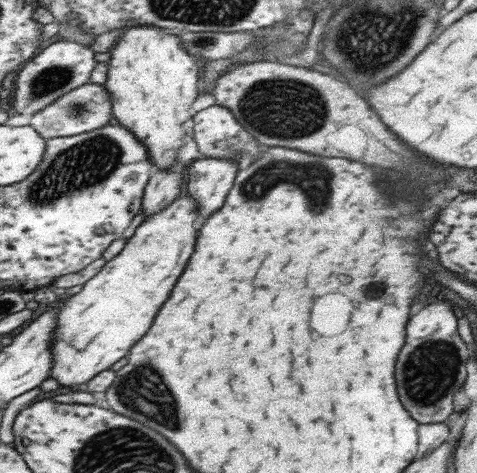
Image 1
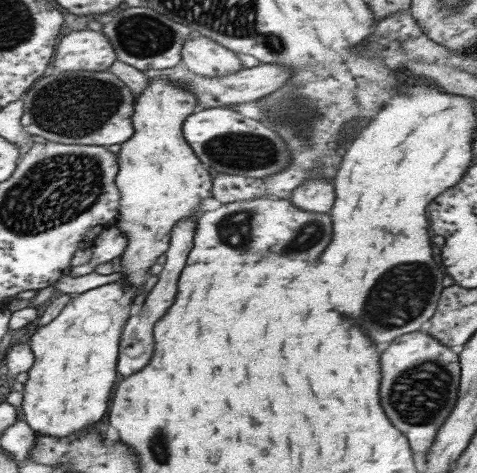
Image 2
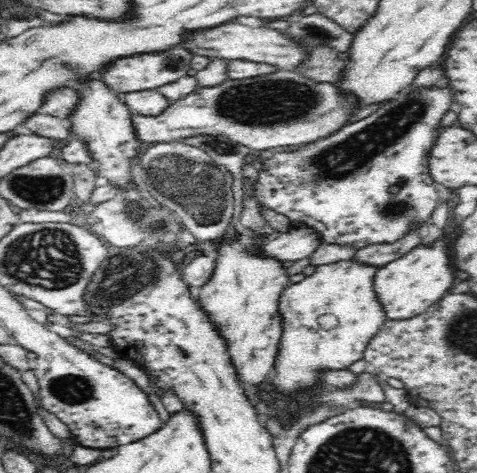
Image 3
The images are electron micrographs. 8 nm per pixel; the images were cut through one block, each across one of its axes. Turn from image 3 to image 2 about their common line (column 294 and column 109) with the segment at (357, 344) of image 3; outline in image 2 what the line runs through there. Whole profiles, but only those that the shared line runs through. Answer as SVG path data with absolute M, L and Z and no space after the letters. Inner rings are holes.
M111 282L107 286L99 286L77 294L71 302L55 316L49 324L35 330L29 338L29 348L35 356L33 366L27 370L27 380L23 388L23 404L19 408L19 416L33 428L37 436L53 436L67 438L77 432L85 432L85 428L93 426L99 418L103 418L109 402L111 388L115 384L117 374L117 342L121 338L121 330L129 316L129 306L137 294L137 288L125 282Z

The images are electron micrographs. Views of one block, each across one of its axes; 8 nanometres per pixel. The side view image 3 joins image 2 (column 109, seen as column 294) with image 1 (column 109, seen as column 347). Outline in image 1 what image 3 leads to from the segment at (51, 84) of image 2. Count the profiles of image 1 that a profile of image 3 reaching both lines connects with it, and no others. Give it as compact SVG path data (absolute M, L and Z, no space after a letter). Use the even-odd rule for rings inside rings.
M89 82L71 92L65 92L55 102L51 102L45 108L41 108L39 112L31 114L29 126L39 136L43 136L43 140L51 140L51 138L79 136L85 132L97 132L99 128L107 128L111 118L113 118L113 104L111 104L111 96L109 96L107 88L101 84Z

